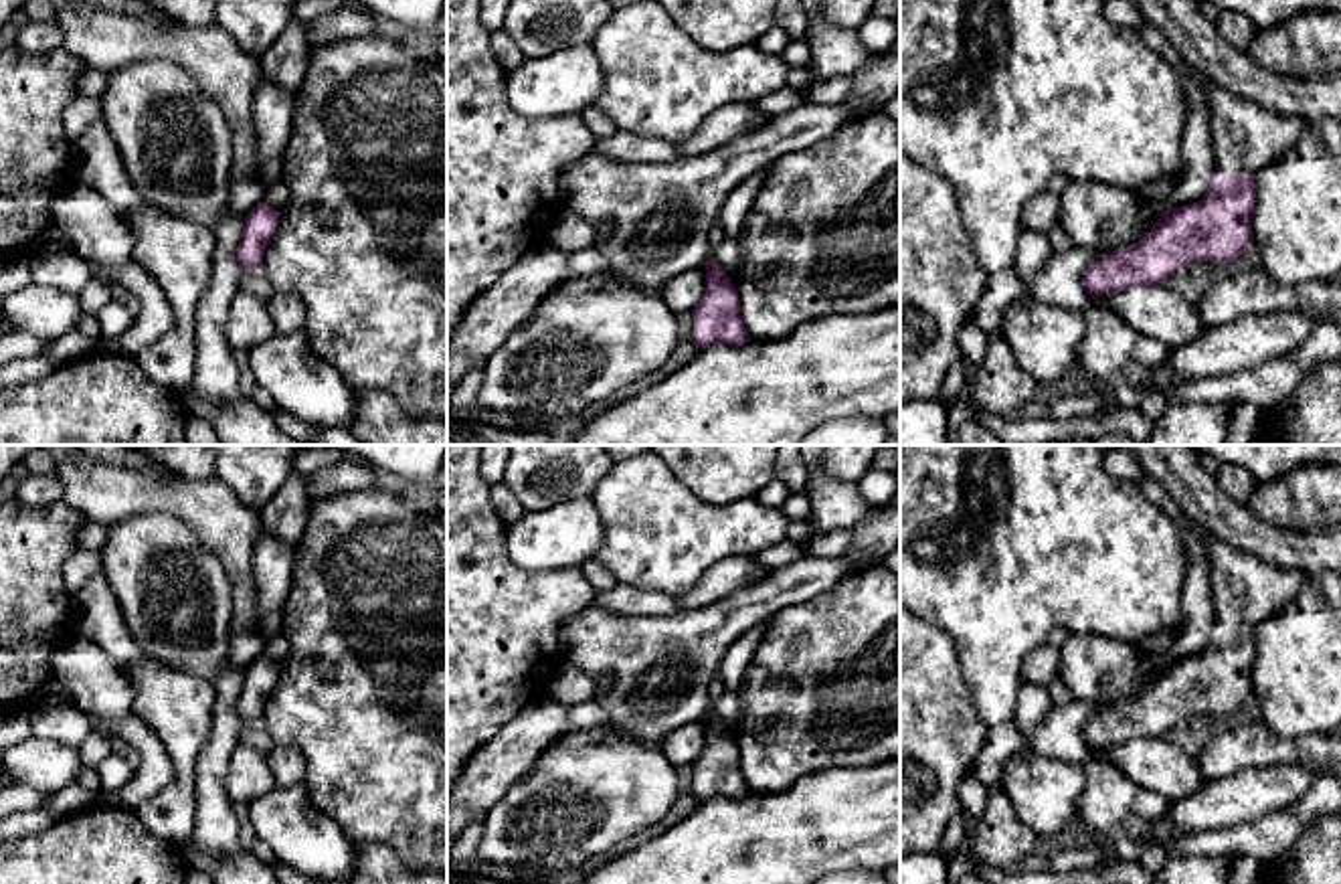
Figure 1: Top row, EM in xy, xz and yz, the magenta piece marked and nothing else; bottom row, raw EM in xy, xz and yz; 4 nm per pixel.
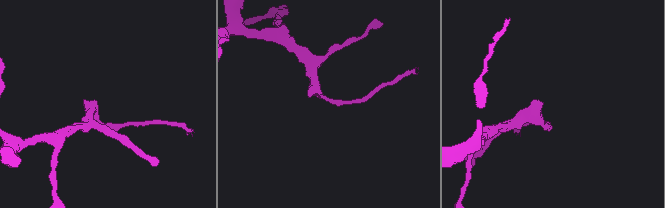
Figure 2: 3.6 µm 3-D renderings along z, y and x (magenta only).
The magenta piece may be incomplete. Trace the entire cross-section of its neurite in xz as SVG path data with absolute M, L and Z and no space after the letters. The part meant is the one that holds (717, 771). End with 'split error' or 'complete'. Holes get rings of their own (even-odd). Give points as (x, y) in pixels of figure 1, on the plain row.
M712 712L706 716L704 750L692 763L692 793L700 803L710 797L742 799L752 793L740 773L738 744Z; complete

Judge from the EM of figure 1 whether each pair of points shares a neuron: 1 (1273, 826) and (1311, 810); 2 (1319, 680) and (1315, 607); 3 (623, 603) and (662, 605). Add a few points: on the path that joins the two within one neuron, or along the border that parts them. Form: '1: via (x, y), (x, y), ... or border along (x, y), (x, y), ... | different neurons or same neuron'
1: via (1283, 826), (1301, 814) | same neuron
2: via (1319, 662), (1319, 626) | same neuron
3: via (634, 603), (652, 603) | same neuron

